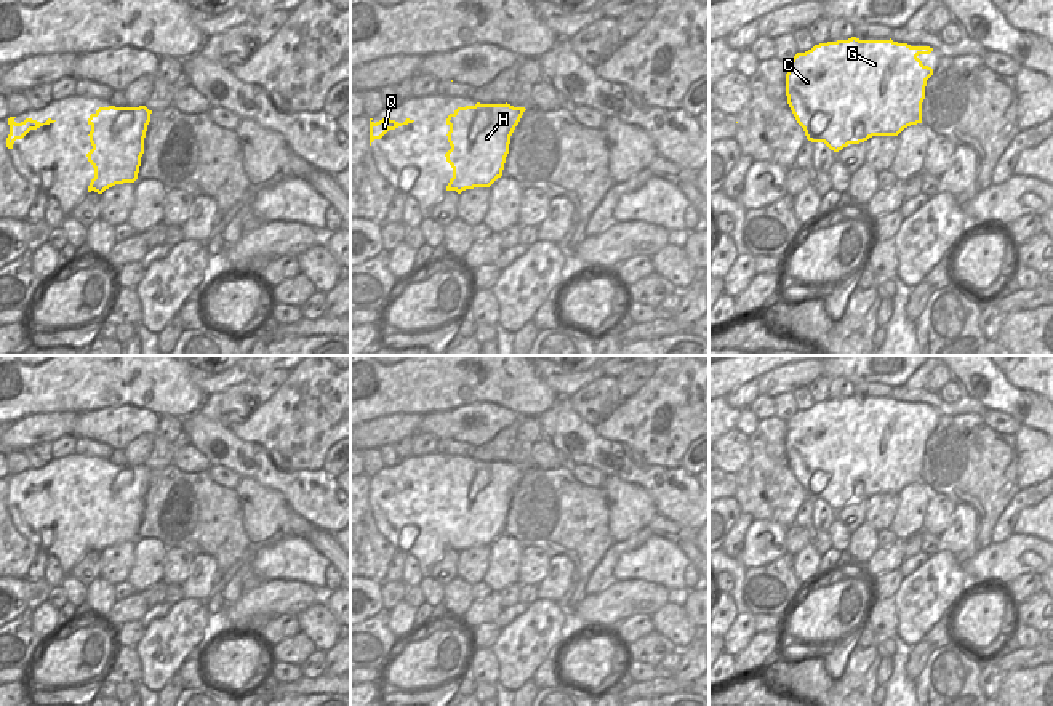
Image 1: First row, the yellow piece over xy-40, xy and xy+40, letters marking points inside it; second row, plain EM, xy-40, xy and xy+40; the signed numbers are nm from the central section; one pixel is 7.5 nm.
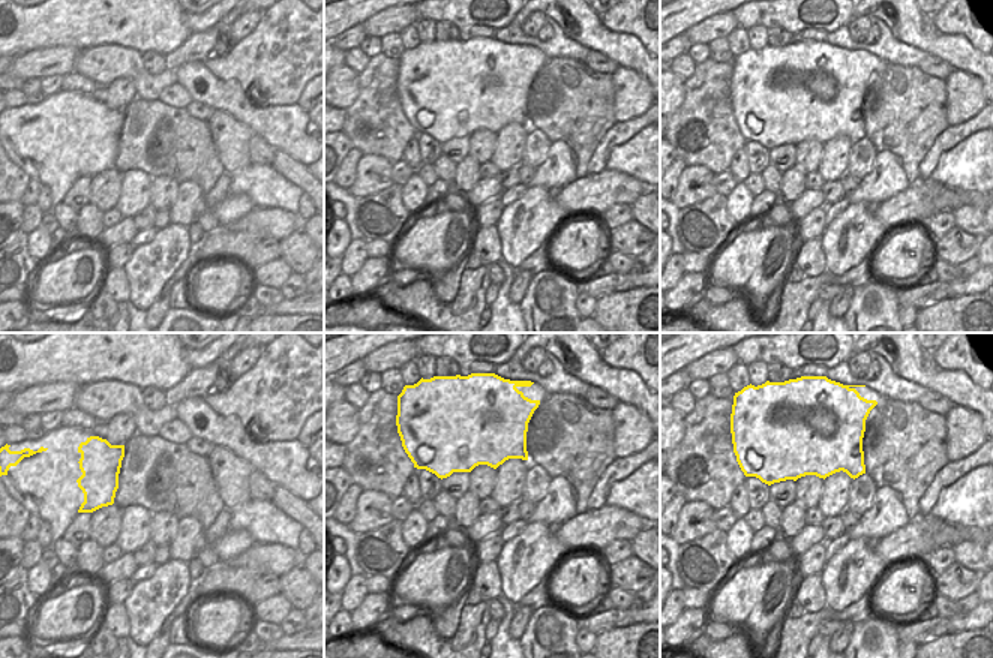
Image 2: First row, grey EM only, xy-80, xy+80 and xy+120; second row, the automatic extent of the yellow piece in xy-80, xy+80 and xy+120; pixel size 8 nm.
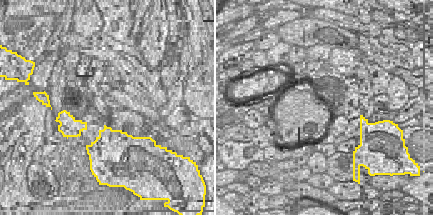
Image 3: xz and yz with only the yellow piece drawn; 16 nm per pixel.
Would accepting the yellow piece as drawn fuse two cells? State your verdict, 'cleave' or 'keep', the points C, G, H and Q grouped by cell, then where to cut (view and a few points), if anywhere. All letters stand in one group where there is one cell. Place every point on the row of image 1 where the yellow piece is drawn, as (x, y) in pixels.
keep; C G H Q; no cut

